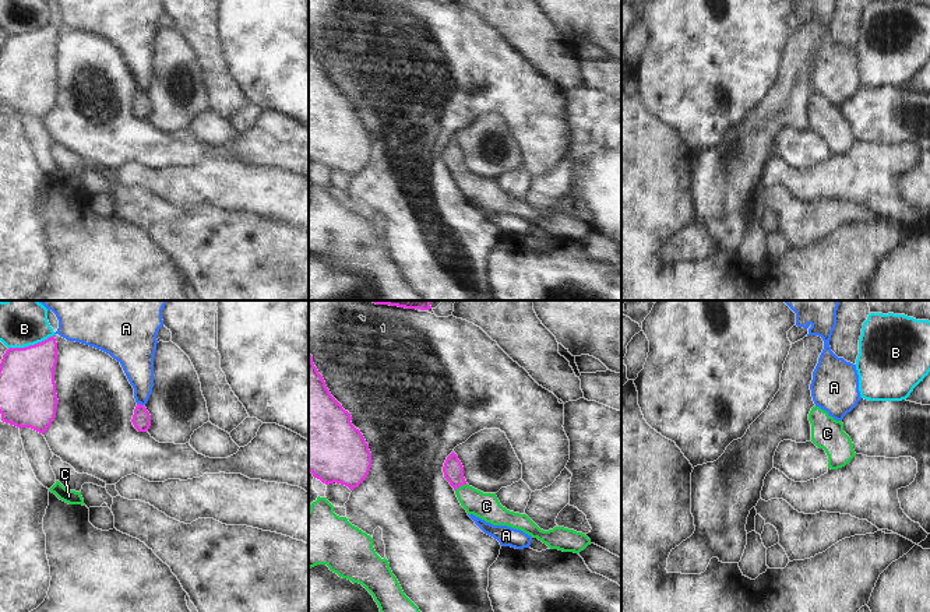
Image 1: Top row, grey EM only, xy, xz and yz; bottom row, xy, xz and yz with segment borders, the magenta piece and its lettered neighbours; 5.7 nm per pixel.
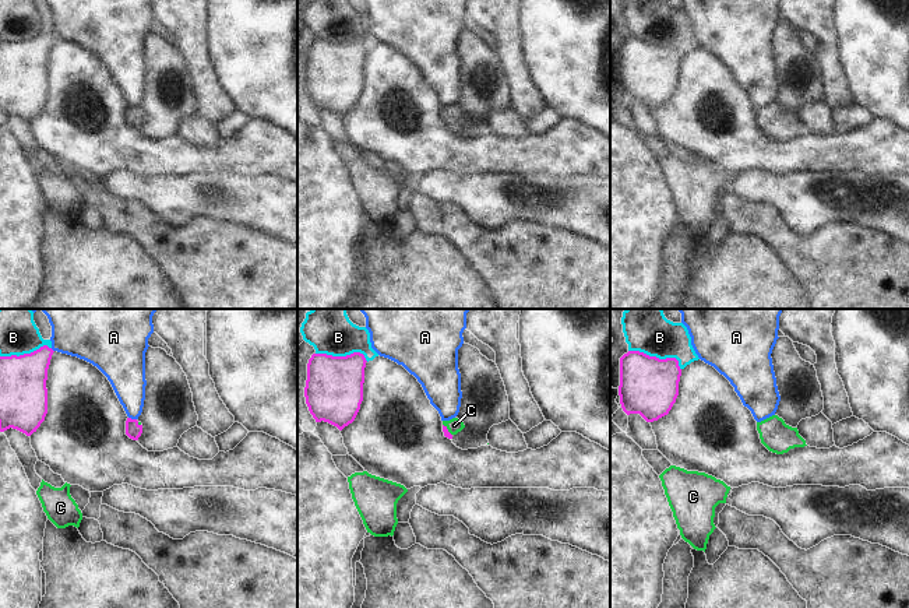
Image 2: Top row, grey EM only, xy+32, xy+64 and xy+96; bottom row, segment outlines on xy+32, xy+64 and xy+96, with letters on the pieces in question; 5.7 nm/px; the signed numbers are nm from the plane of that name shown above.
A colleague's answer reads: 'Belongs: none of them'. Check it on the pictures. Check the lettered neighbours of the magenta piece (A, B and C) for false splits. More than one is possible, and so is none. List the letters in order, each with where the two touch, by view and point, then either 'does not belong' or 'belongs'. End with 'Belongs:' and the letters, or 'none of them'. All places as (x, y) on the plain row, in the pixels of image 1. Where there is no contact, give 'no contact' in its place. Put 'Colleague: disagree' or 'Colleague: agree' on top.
Colleague: disagree
A: meets magenta in xy at (140, 91); does not belong
B: meets magenta in xy at (31, 32); does not belong
C: meets magenta in xz at (461, 172); belongs
Belongs: C

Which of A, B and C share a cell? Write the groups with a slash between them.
A / B / C

